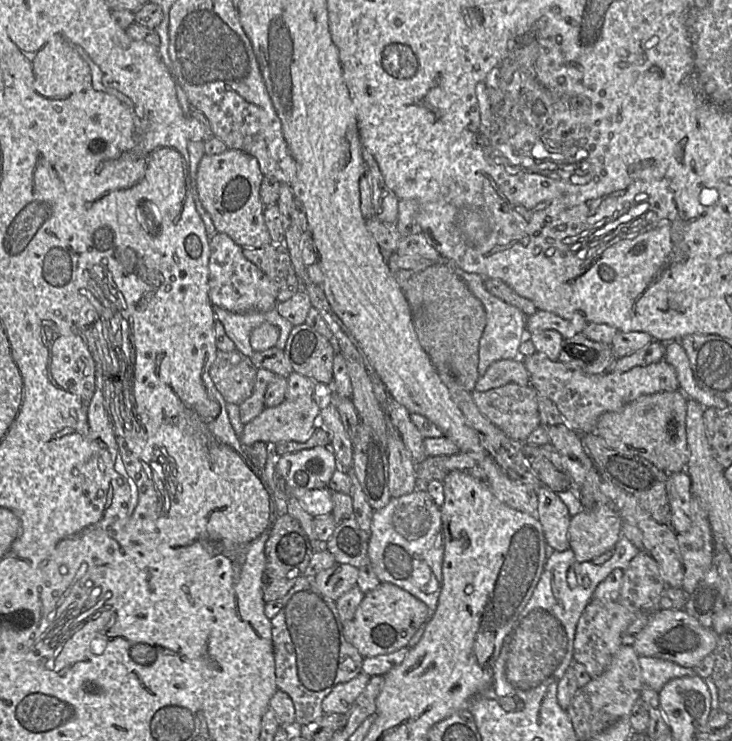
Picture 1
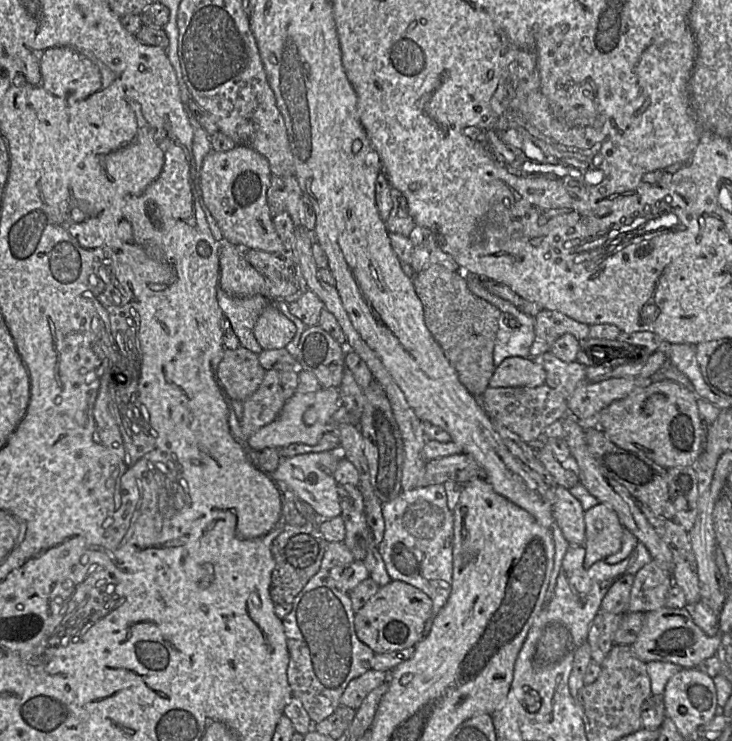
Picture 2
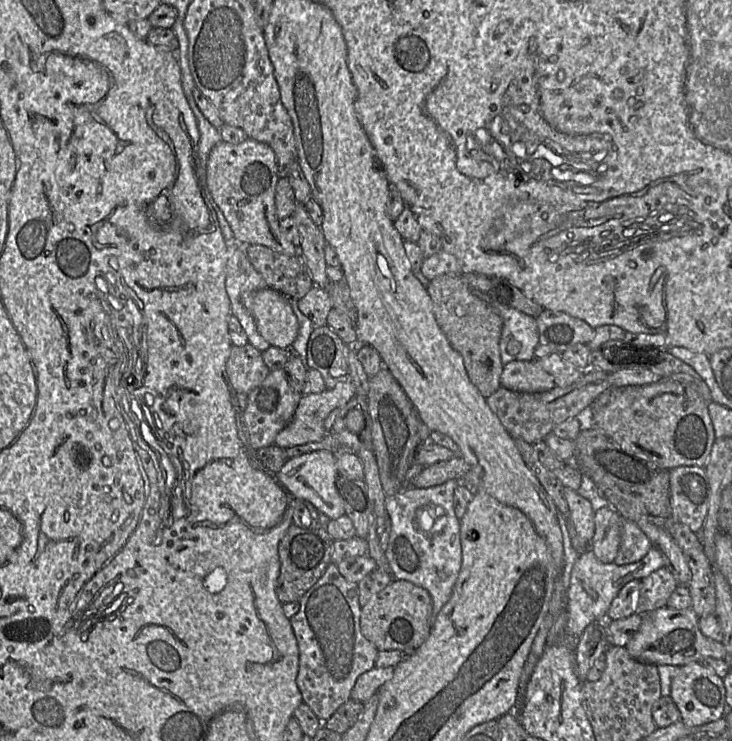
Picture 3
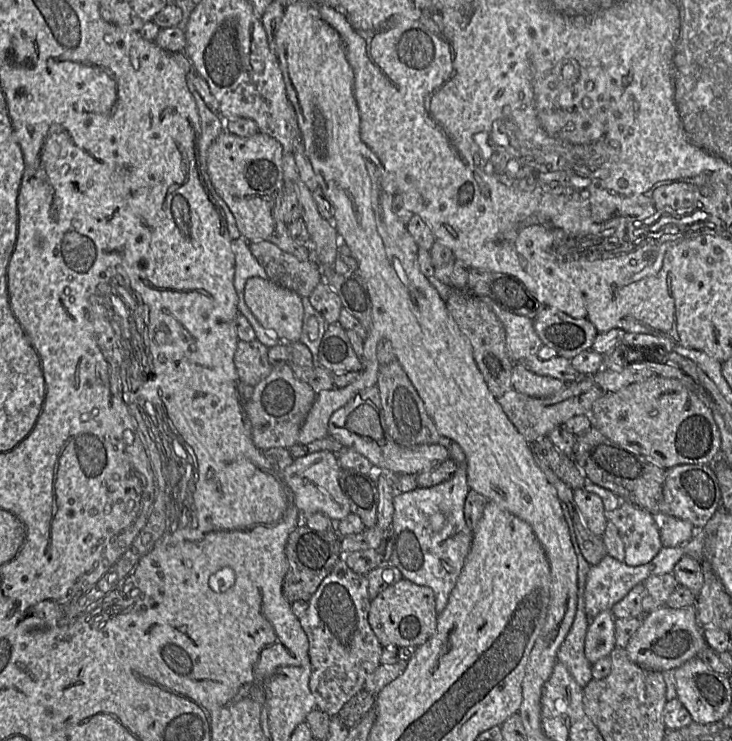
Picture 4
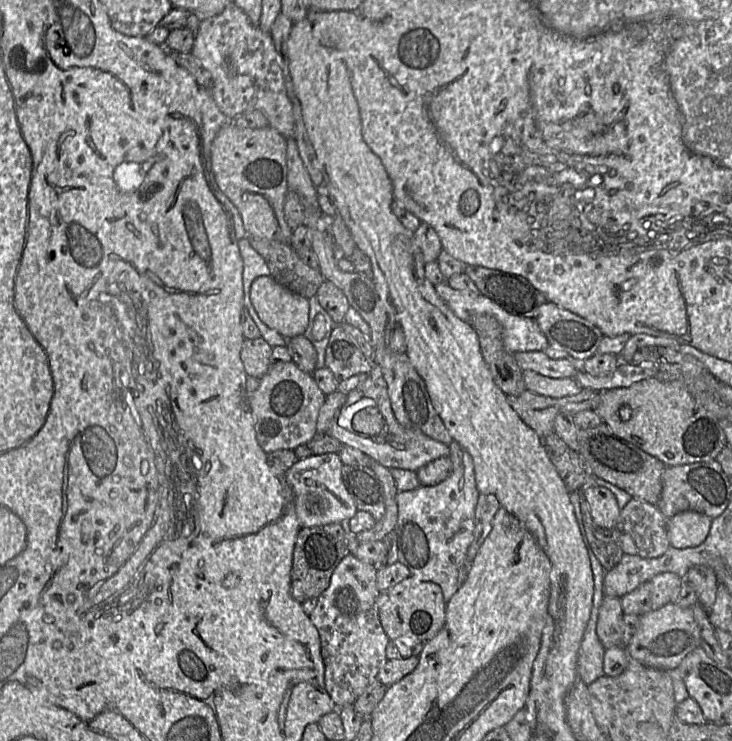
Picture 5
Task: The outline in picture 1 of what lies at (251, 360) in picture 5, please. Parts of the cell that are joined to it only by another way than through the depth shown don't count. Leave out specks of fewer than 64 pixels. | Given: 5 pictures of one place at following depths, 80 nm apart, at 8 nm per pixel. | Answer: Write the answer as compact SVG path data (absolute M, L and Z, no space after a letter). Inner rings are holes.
M239 350L217 351L209 375L226 403L240 405L252 393L257 368Z

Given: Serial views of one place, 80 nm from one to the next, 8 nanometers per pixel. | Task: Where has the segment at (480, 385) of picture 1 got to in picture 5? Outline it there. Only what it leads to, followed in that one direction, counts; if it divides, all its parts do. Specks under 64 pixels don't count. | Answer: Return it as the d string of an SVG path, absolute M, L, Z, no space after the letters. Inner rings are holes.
M531 370L523 371L523 379L527 391L551 398L572 396L583 389L574 378L549 378Z

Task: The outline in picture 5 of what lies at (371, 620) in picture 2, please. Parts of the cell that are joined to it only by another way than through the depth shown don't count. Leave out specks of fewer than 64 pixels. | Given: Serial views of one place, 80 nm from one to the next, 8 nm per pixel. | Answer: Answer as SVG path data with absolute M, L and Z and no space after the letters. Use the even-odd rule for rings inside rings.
M408 577L395 586L380 591L377 599L380 623L390 641L396 639L430 641L445 624L446 601L441 588L433 582Z

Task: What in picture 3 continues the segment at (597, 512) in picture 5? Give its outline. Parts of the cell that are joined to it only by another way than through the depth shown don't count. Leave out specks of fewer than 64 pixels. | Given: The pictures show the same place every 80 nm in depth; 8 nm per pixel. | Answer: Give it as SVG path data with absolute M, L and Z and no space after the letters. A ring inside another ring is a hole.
M569 488L564 489L564 498L568 505L568 522L573 524L580 538L590 542L595 531L594 510L591 503L577 491Z

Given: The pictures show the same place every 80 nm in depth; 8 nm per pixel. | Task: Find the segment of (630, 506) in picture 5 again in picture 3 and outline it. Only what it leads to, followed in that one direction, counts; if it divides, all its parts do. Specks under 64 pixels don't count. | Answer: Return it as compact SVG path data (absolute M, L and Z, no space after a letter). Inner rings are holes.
M622 519L621 543L614 563L626 565L640 561L653 547L649 538L630 520Z

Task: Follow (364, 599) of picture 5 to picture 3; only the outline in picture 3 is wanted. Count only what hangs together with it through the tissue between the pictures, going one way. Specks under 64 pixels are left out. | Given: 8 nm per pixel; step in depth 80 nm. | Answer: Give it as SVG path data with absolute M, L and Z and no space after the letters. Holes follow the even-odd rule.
M329 564L299 604L299 611L289 619L299 649L296 683L303 703L324 722L350 699L357 678L375 667L379 651L361 633L358 584L348 582L340 574L337 564Z

